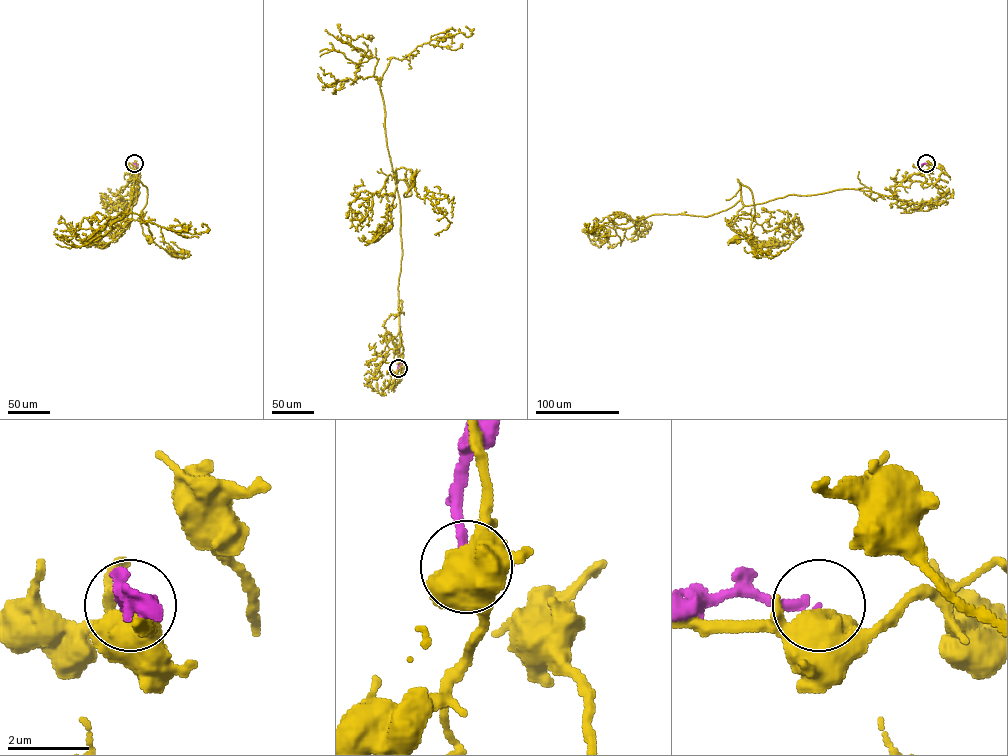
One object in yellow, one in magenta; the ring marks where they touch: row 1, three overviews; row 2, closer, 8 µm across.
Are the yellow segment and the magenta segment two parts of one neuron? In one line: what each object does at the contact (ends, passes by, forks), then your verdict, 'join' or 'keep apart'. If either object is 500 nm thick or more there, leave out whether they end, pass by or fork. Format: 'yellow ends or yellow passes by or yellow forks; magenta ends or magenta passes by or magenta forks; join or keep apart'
keep apart

